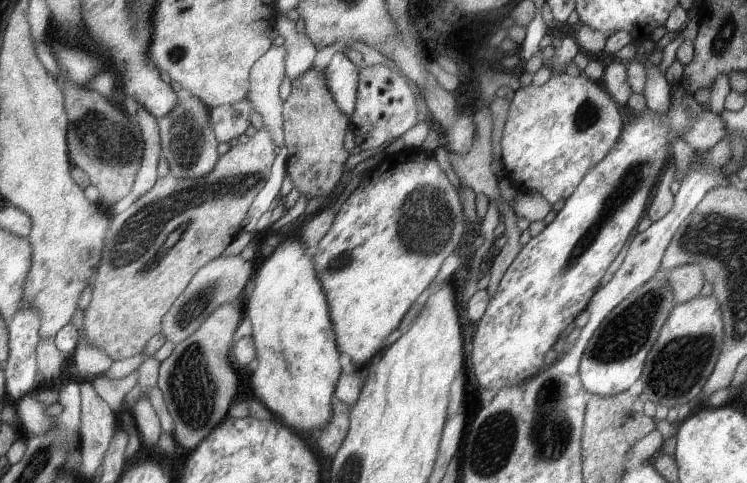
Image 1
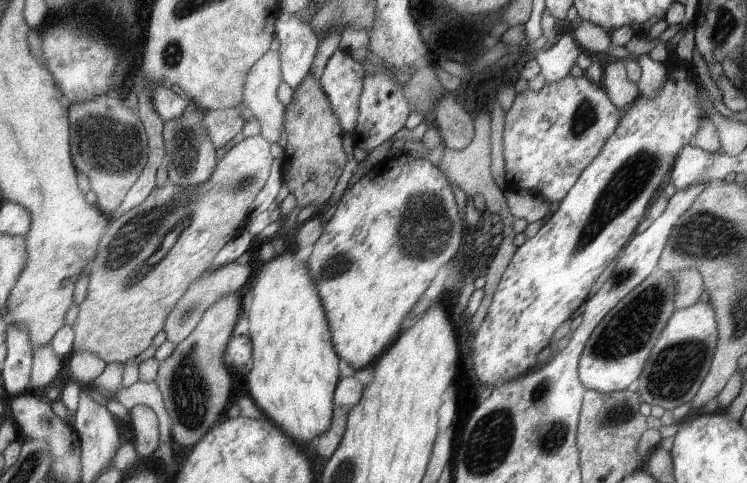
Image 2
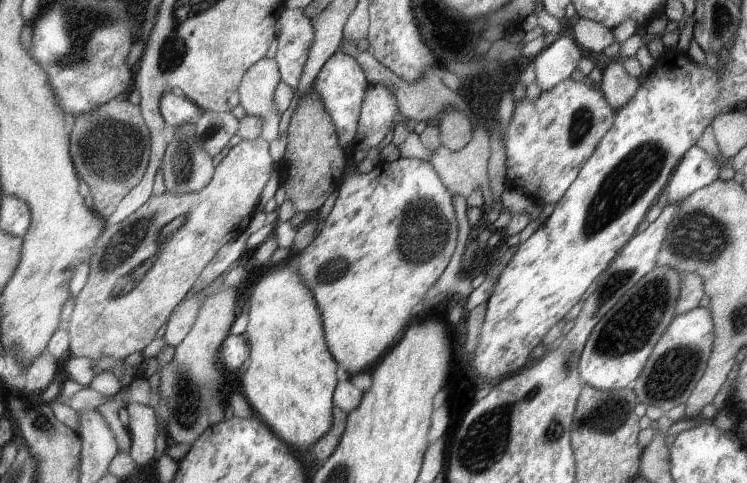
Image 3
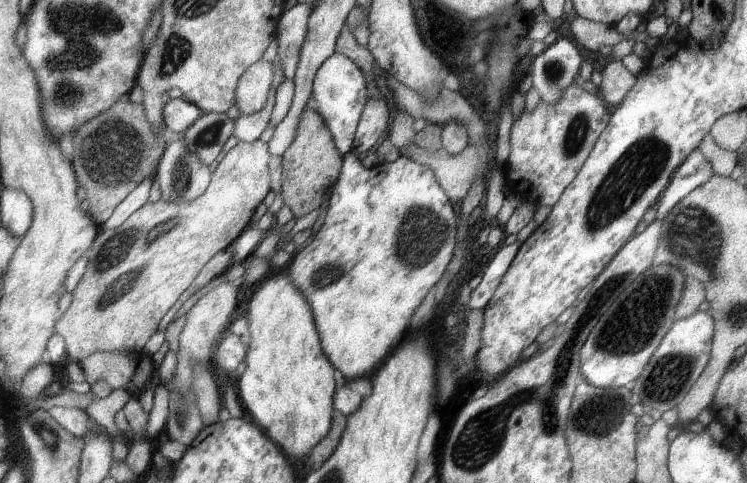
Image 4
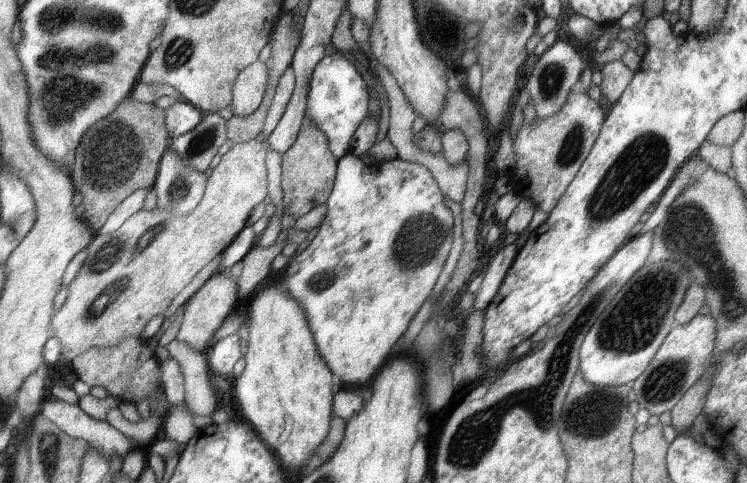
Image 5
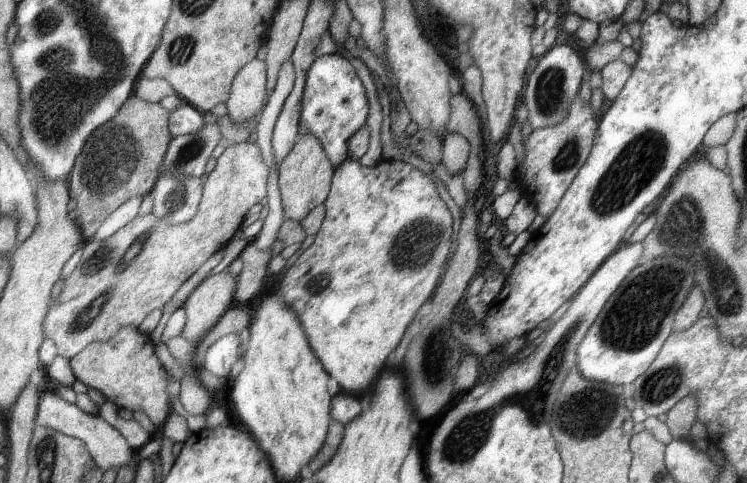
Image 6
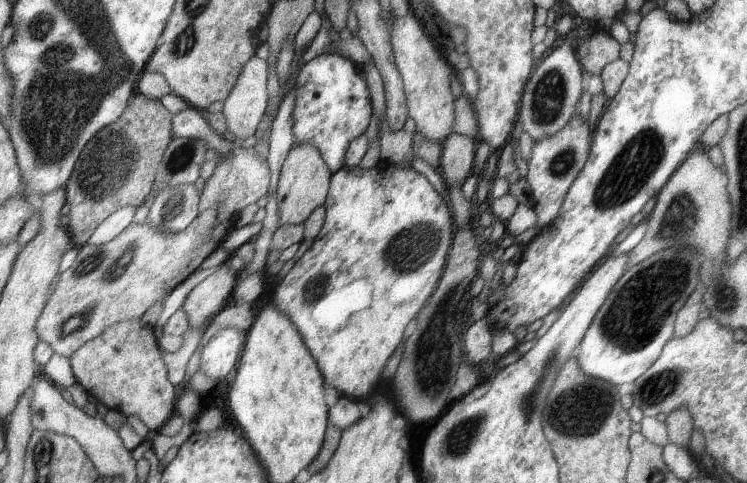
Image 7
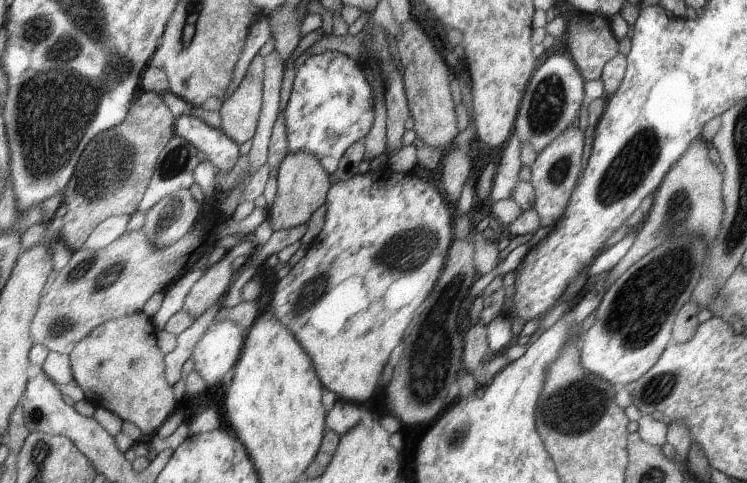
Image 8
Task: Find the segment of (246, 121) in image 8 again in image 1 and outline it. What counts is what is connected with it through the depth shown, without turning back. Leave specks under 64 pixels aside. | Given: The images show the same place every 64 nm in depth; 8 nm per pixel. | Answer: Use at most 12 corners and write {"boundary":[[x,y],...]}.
{"boundary":[[272,46],[249,75],[247,100],[284,143],[279,82],[288,50]]}

